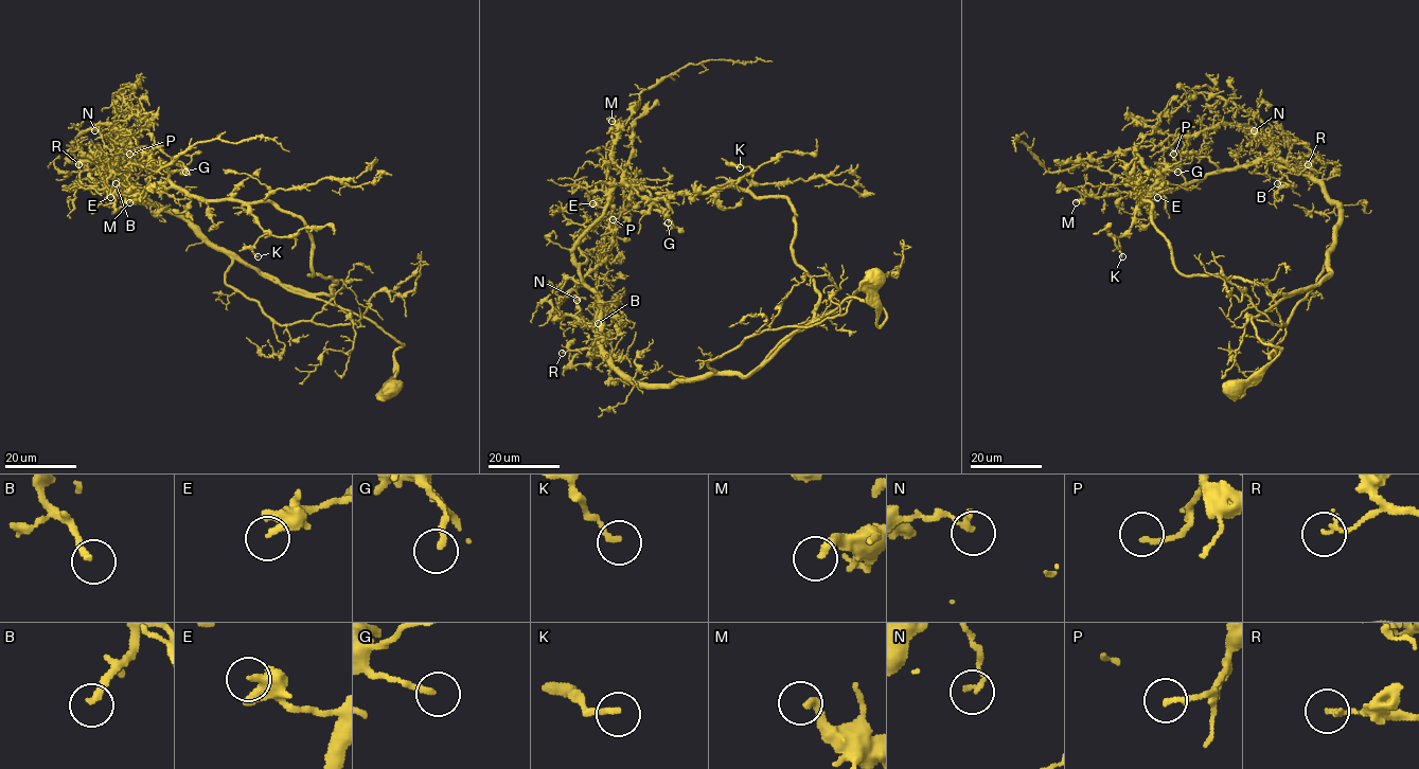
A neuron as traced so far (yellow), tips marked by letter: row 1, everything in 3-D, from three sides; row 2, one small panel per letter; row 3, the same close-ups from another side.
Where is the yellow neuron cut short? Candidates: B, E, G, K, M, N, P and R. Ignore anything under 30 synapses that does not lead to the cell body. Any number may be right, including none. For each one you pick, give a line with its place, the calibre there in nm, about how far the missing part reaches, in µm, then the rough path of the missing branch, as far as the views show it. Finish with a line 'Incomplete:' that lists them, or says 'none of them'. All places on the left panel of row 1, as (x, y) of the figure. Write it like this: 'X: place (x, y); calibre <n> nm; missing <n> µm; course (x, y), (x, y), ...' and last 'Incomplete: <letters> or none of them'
B: place (116, 183); calibre 240 nm; missing 9 µm; course (116, 183), (118, 189), (116, 196), (121, 200)
Incomplete: B

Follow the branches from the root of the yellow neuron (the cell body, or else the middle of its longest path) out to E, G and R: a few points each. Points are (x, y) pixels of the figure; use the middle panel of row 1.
E: (874, 279), (880, 325), (886, 313), (852, 297), (816, 318), (784, 198), (618, 184), (592, 203)
G: (874, 279), (880, 325), (886, 313), (852, 297), (816, 318), (784, 198), (668, 193), (652, 201), (668, 222)
R: (874, 279), (880, 325), (881, 307), (849, 297), (798, 328), (745, 375), (638, 385), (597, 345), (562, 353)

